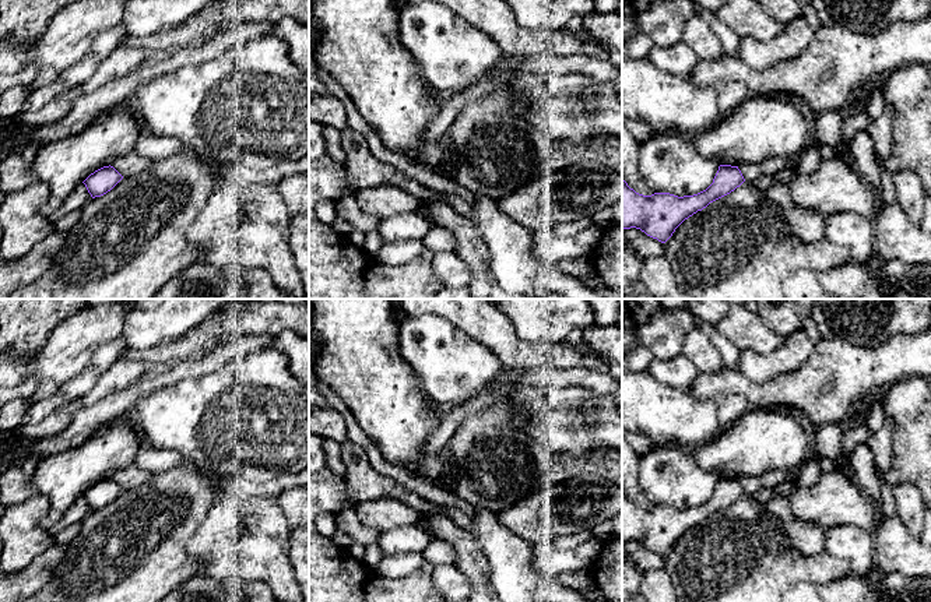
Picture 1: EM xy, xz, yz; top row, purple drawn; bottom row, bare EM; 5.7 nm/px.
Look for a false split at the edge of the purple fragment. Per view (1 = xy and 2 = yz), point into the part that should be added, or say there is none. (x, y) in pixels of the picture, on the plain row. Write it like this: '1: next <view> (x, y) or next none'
1: next none
2: next none

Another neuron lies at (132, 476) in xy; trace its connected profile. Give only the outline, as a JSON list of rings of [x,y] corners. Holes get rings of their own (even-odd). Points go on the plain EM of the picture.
[[[136,464],[116,471],[113,479],[123,490],[129,490],[147,483],[154,476],[152,472],[138,468]]]

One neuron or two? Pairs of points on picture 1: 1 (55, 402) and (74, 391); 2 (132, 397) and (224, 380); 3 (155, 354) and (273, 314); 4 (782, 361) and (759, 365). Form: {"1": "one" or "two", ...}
{"1": "one", "2": "two", "3": "one", "4": "one"}

